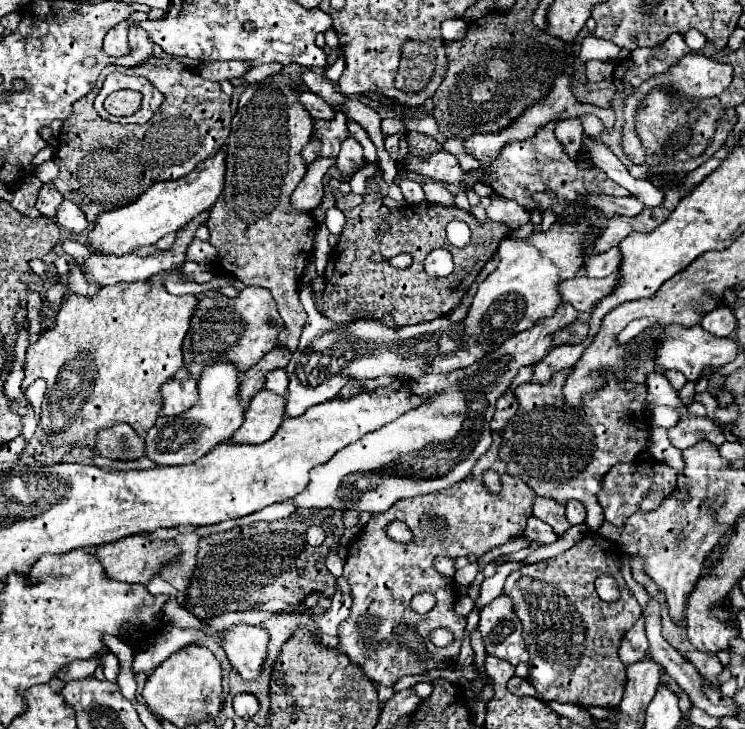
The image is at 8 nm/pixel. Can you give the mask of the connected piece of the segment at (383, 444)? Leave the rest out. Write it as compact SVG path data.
M561 303L555 317L541 319L529 331L513 335L501 347L489 351L485 359L473 363L473 367L451 371L449 375L429 373L421 379L409 379L409 391L415 395L429 395L429 399L393 423L347 445L327 463L315 467L309 473L309 485L289 501L295 507L383 513L399 499L437 493L459 483L491 447L489 421L495 413L495 401L509 389L521 367L533 365L545 357L551 349L553 333L565 329L579 317L581 315L573 305Z

